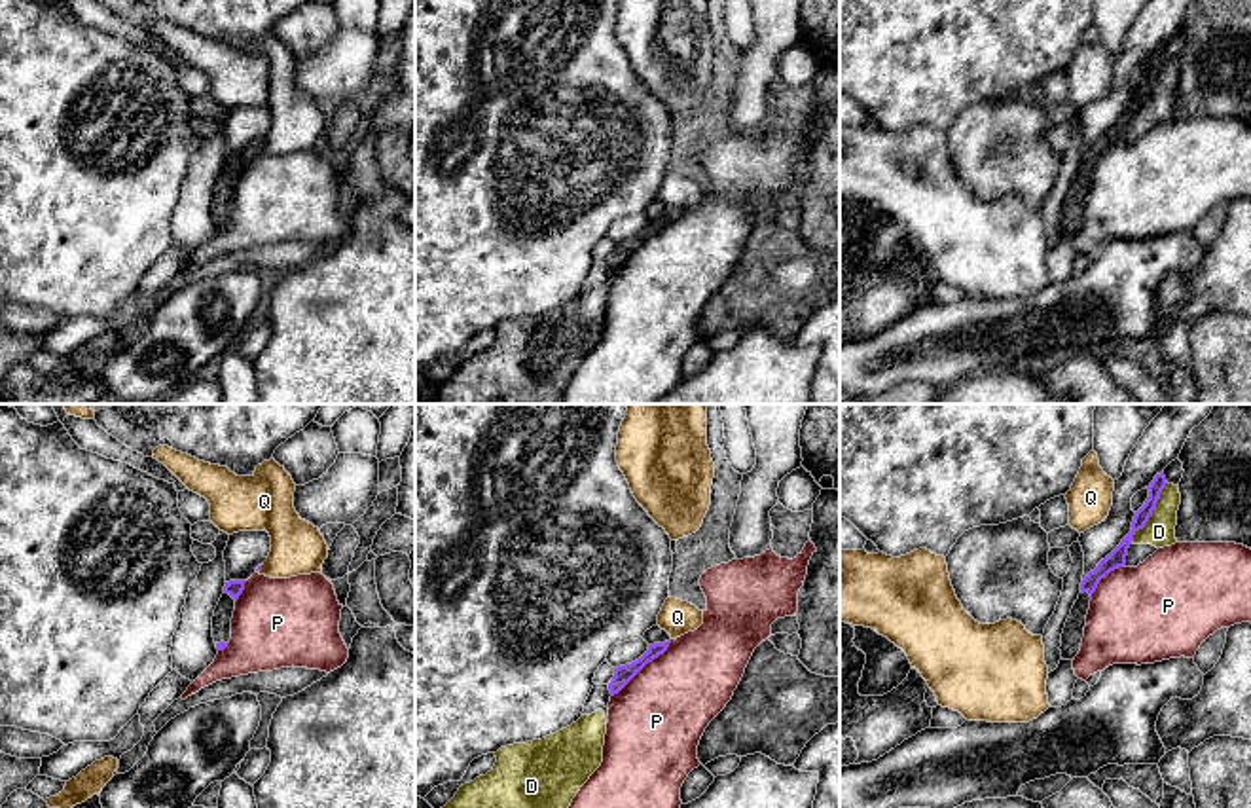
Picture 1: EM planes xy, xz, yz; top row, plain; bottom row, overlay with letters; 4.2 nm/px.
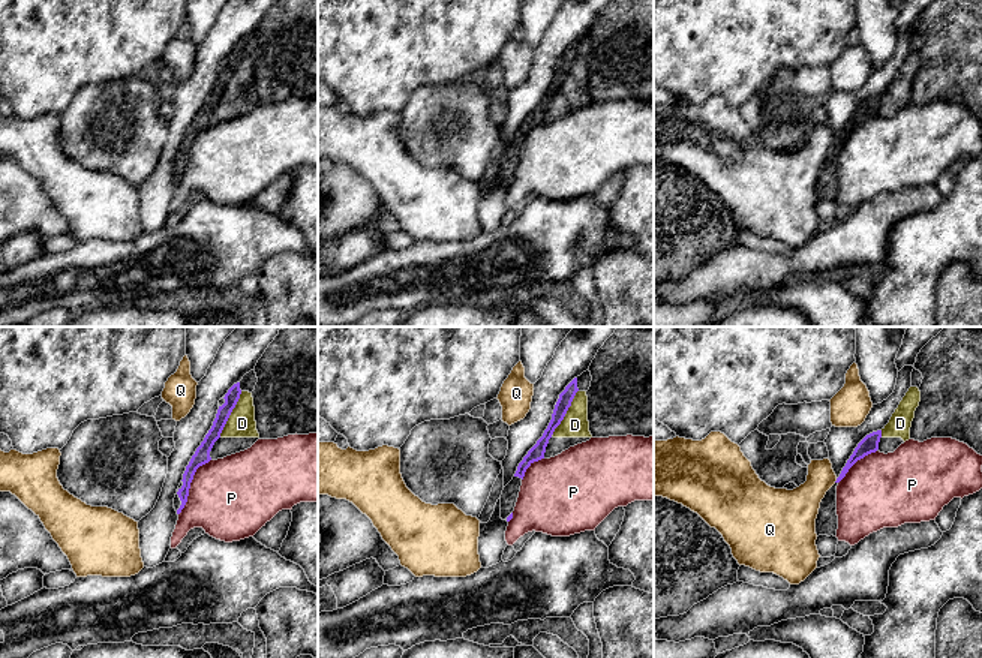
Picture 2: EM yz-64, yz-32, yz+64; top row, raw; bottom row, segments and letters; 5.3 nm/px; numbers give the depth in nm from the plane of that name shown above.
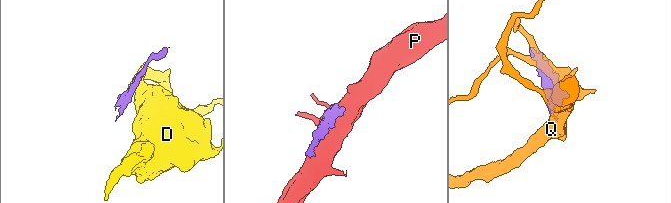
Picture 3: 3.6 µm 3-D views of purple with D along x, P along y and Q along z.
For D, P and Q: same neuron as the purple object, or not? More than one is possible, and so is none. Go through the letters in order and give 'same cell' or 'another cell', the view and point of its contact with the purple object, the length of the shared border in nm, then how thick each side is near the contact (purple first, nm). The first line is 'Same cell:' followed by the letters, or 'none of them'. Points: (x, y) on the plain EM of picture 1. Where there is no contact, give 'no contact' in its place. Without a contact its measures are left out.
Same cell: none of them
D: another cell | yz (1151, 88) | 300 nm | 80/130 nm
P: another cell | xz (643, 241) | 340 nm | 80/400 nm
Q: another cell | xy (260, 143) | 40 nm | 20/220 nm

